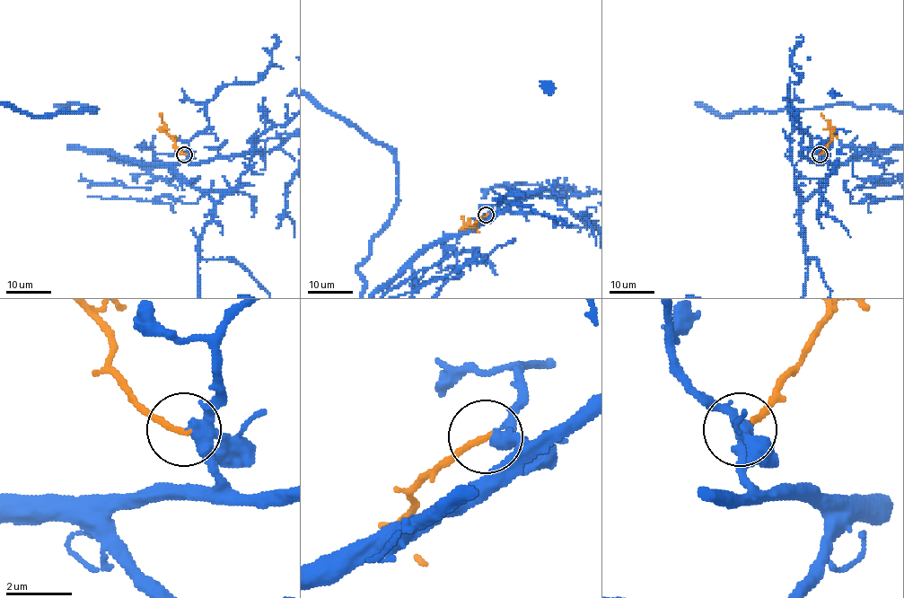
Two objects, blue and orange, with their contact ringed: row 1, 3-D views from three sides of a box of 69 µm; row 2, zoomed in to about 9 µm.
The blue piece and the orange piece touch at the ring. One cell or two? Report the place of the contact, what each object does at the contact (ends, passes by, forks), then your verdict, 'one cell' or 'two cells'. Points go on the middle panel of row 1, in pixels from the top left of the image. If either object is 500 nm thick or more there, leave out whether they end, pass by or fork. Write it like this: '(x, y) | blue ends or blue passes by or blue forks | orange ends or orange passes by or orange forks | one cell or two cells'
(486, 215) | blue forks | orange ends | one cell

